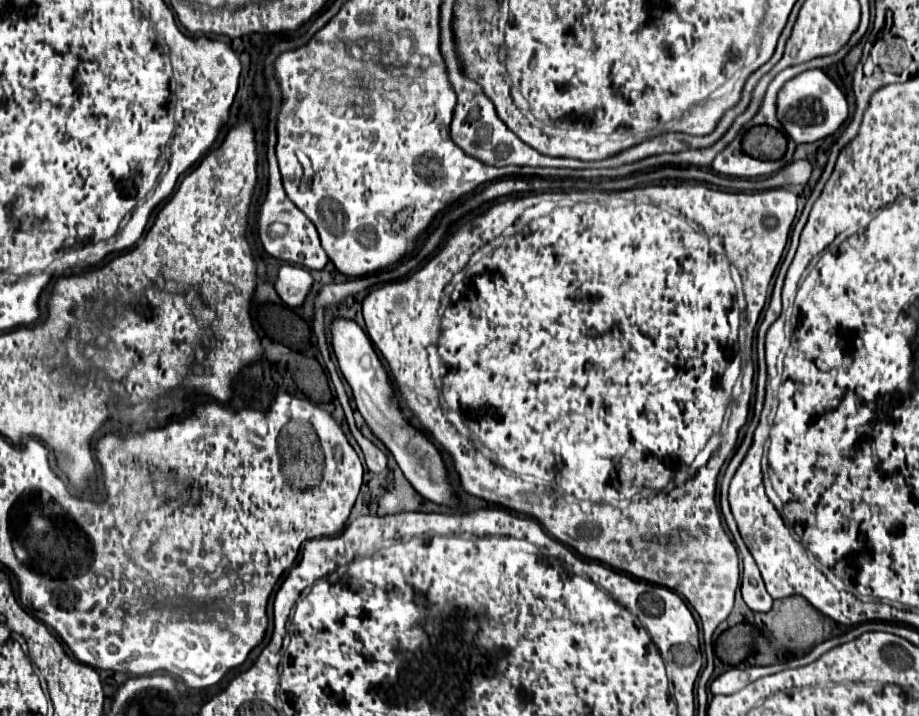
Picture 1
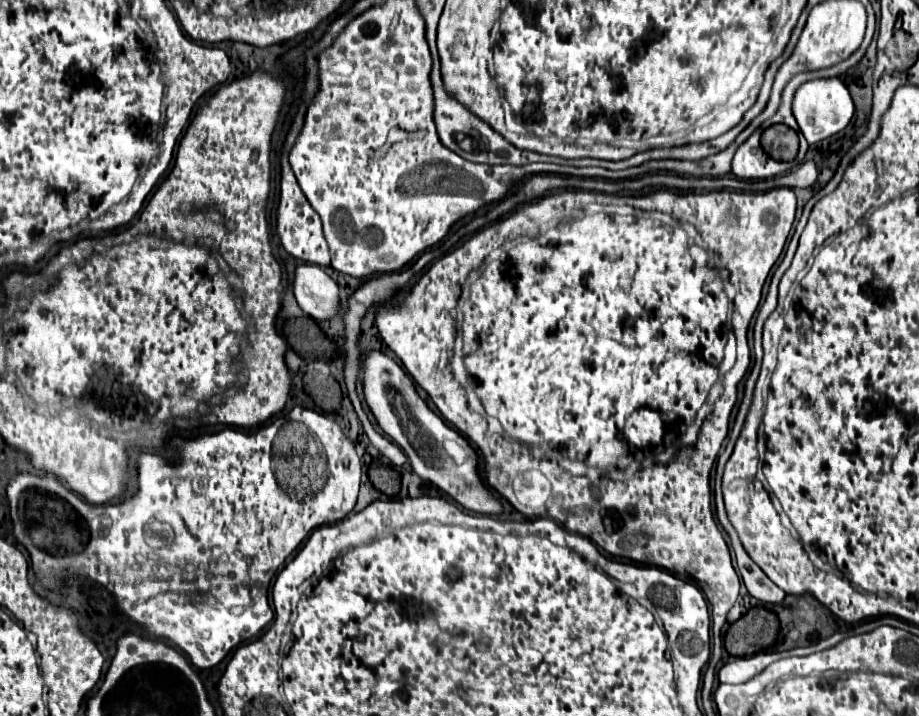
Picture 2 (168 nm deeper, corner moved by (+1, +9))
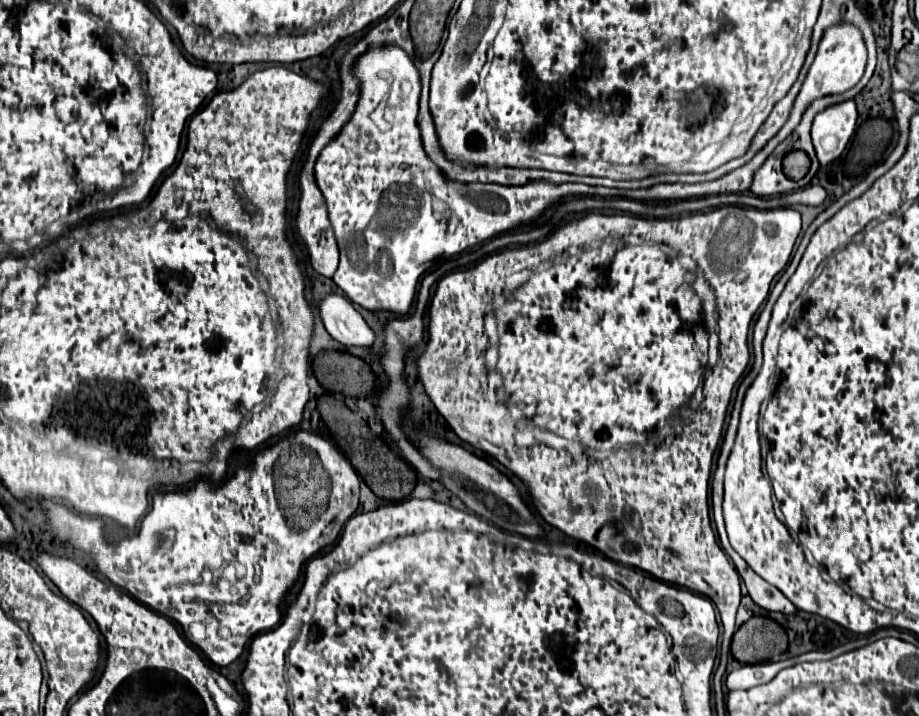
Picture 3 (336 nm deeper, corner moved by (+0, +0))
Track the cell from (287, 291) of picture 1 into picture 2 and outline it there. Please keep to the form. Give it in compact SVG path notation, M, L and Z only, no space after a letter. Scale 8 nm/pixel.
M302 264L296 268L294 296L298 306L316 320L330 320L338 312L338 286L320 266Z

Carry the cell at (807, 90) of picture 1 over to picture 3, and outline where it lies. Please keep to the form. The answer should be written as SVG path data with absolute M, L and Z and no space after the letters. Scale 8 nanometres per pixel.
M853 101L831 105L819 113L811 127L813 145L821 165L833 163L839 159L853 137L857 127L857 107Z

